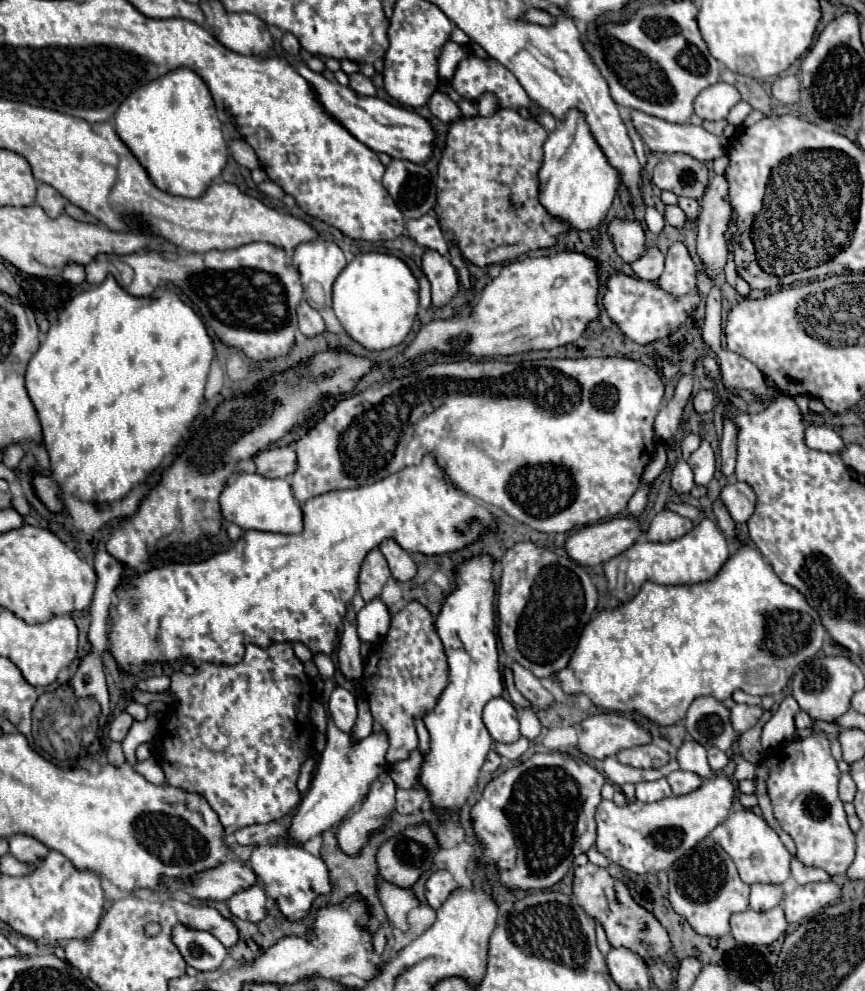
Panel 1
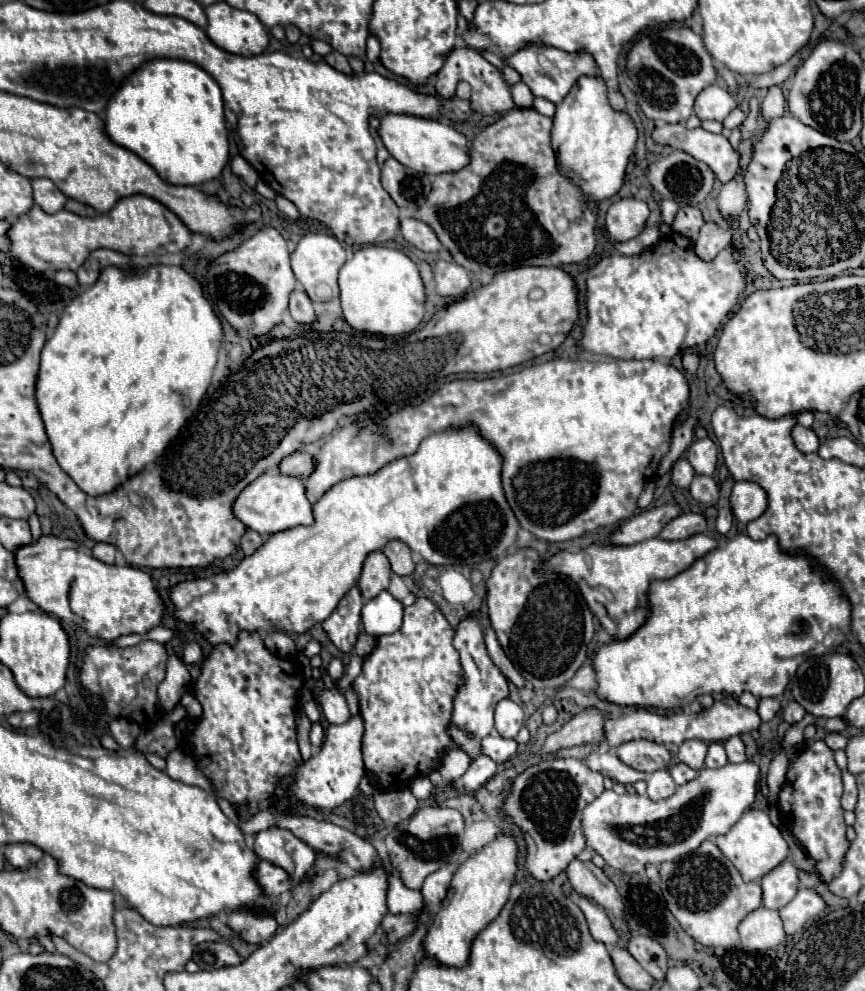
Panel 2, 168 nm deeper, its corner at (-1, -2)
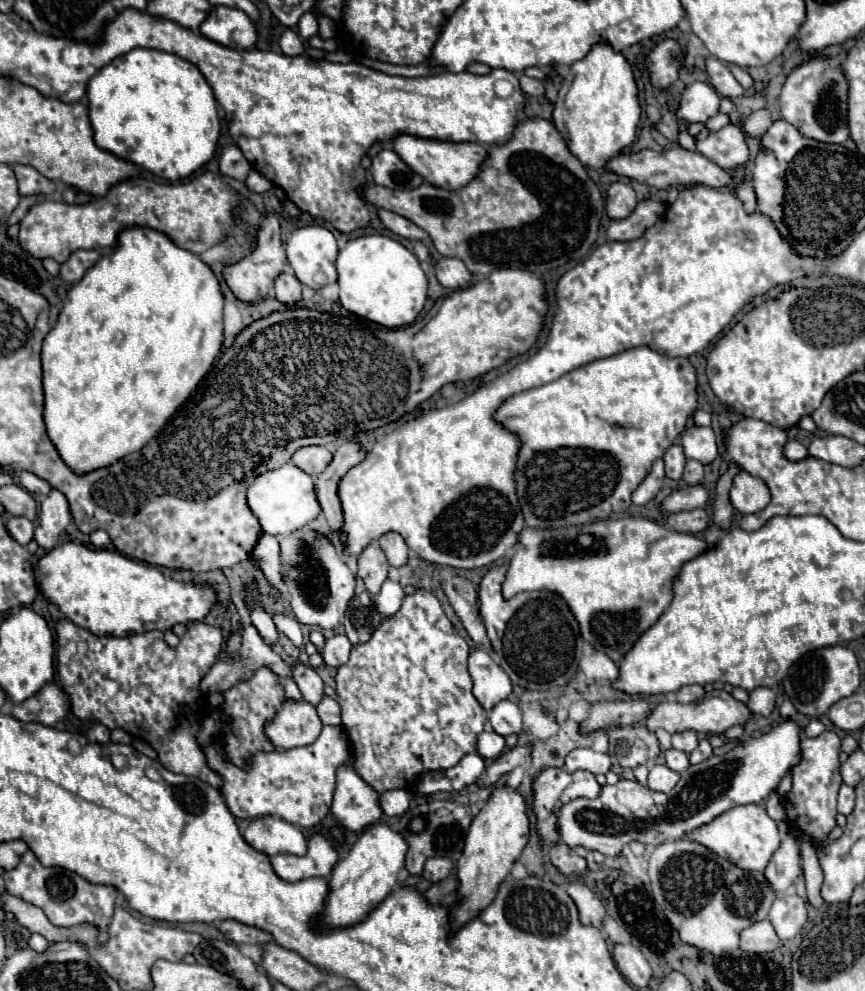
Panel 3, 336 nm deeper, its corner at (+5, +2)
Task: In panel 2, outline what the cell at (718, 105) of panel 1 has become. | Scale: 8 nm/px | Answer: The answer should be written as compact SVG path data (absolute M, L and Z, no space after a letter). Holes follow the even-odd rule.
M710 85L710 87L702 89L694 103L694 113L700 117L700 121L704 121L704 119L724 121L724 117L732 109L736 109L734 97L728 91L720 89L718 85Z

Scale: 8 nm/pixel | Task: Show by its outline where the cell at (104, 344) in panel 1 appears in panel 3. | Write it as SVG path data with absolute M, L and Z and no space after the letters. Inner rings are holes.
M142 227L122 231L118 235L116 251L110 255L104 255L94 267L86 271L86 275L76 285L72 285L72 289L66 295L64 307L58 315L58 321L50 329L42 345L42 373L44 373L42 387L44 387L44 423L46 423L48 437L58 449L62 461L76 475L84 475L84 473L114 465L126 455L142 451L142 447L156 437L156 433L164 427L164 423L174 415L174 411L188 399L188 395L196 389L202 377L210 371L222 345L222 307L224 307L224 297L220 293L220 285L212 269L204 261L200 261L194 253L176 247L166 235L154 229L142 229Z

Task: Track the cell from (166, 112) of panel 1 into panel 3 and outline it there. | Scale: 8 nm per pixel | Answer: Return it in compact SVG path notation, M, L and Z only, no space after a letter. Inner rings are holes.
M132 49L104 65L88 83L90 121L98 147L168 181L190 177L216 151L220 119L216 97L200 69L156 49Z

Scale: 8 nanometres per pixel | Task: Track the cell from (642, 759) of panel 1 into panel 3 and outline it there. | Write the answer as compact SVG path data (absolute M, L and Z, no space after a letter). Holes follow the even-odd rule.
M618 727L608 731L610 739L610 755L620 763L620 767L638 767L652 763L658 753L660 745L654 733L650 733L646 727Z

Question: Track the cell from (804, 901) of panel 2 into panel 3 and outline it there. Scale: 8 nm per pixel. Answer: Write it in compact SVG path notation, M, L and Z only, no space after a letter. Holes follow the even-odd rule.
M784 895L776 897L774 905L768 913L778 937L788 941L800 933L804 923L808 921L808 905L800 895Z

